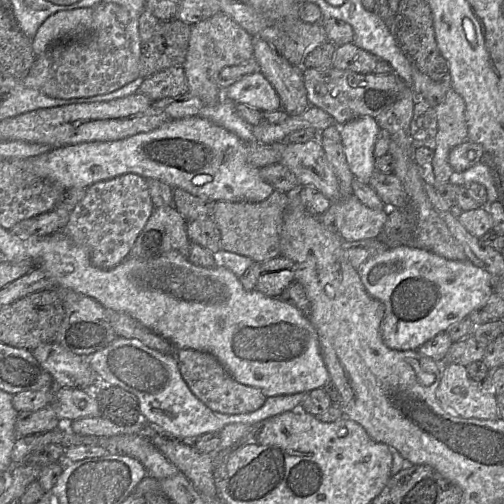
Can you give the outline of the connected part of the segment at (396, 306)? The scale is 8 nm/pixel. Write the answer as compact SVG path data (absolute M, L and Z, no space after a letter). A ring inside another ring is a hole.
M407 245L390 246L366 260L357 270L367 293L384 306L384 317L380 331L384 344L399 351L417 350L429 339L446 332L452 325L468 317L474 310L482 307L493 293L491 275L471 261L448 260L427 250ZM402 262L402 270L384 274L379 280L370 283L369 275L377 266Z

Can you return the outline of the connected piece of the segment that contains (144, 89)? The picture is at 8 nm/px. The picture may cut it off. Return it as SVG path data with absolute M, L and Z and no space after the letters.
M170 67L146 77L138 92L153 102L184 95L188 92L188 86L183 67Z

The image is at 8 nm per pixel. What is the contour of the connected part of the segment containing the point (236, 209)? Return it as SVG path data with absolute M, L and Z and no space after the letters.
M274 191L261 202L228 202L217 201L214 204L212 219L220 231L220 249L251 258L254 262L262 263L281 254L280 233L285 211L289 203L288 193Z

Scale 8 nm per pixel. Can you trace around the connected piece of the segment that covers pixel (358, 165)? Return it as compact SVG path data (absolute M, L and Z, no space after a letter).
M361 116L340 125L341 144L355 178L369 184L375 170L374 146L382 131L375 118Z

